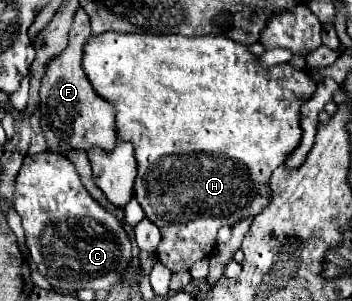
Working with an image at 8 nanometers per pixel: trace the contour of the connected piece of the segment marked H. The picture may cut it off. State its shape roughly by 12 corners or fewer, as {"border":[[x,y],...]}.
{"border":[[92,34],[134,198],[190,270],[270,202],[316,84],[224,36]]}

